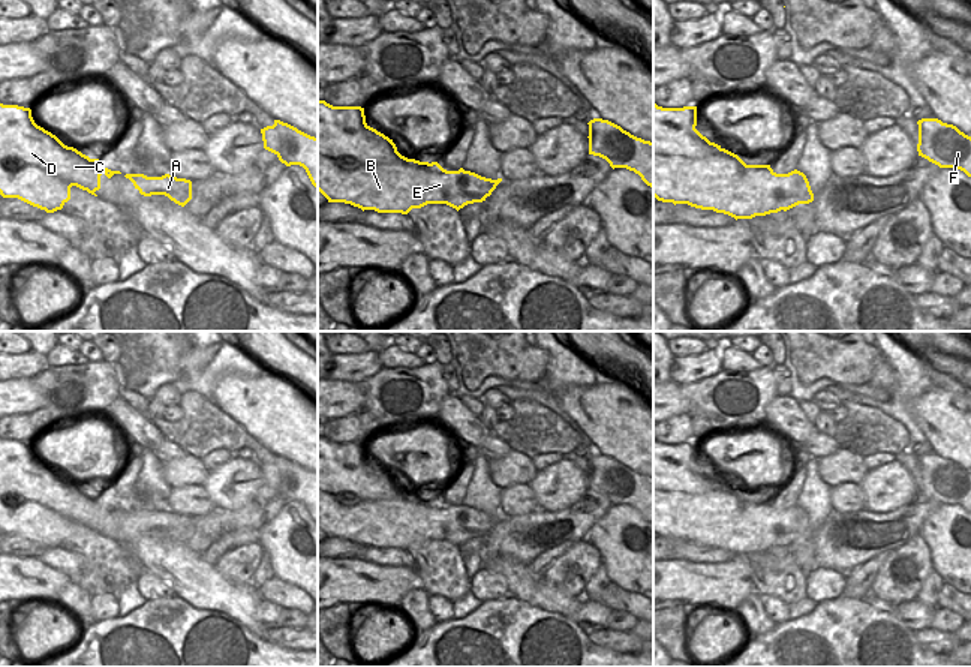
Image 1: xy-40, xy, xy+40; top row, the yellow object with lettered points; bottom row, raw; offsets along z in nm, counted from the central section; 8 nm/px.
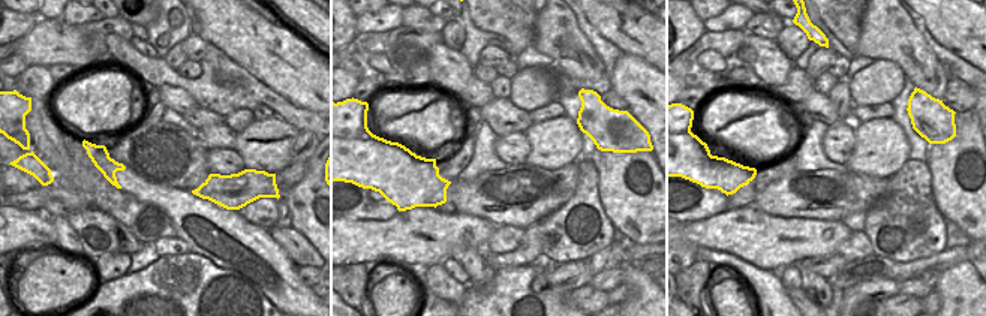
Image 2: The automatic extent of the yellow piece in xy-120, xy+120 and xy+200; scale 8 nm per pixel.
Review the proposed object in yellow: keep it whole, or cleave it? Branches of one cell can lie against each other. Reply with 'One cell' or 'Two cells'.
Two cells.

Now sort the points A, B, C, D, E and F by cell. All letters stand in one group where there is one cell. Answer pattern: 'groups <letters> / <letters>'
groups A B D F / C E

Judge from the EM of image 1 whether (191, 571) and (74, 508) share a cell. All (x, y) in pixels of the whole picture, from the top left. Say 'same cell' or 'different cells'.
same cell

